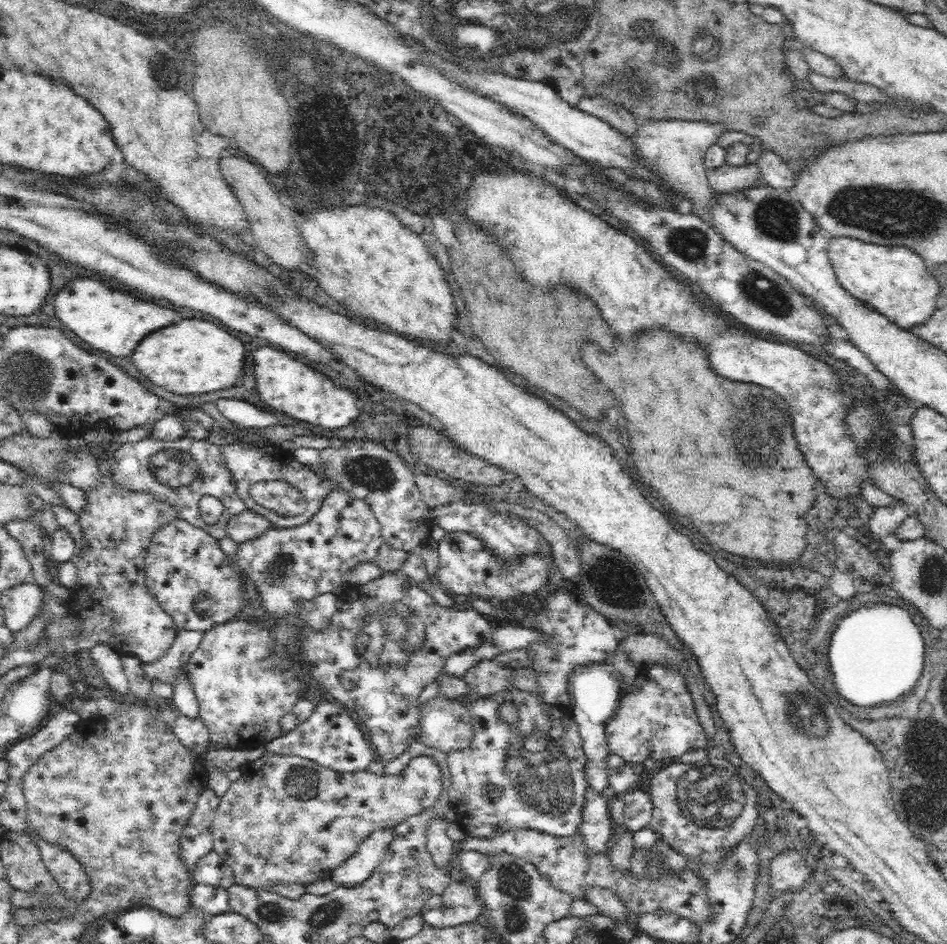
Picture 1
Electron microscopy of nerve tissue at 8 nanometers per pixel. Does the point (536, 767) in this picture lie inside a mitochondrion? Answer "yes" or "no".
yes

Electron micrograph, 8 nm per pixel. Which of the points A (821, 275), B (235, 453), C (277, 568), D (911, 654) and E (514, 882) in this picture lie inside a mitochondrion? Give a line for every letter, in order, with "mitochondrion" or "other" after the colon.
A: other
B: other
C: mitochondrion
D: other
E: mitochondrion

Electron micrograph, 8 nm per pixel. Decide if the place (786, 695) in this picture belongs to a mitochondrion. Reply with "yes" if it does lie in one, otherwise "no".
yes

